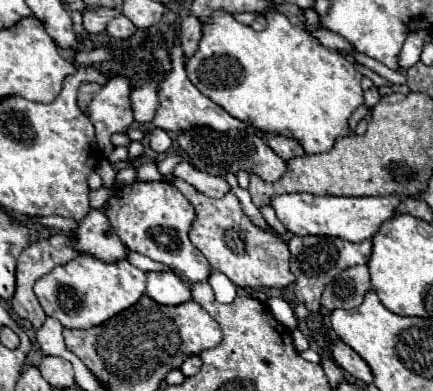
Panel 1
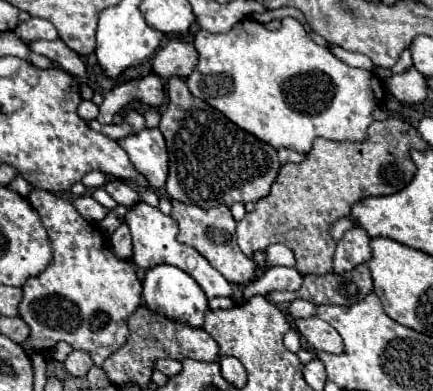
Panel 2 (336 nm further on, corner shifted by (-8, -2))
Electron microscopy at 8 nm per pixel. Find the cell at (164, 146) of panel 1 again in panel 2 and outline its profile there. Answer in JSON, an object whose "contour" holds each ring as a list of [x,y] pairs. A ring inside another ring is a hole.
{"contour":[[[144,129],[136,135],[120,139],[118,143],[128,153],[134,167],[148,177],[150,187],[164,187],[168,177],[168,151],[158,129]]]}

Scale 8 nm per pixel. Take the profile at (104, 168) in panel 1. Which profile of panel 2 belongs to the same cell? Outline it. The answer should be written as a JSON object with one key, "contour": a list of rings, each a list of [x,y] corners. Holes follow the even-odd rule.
{"contour":[[[103,187],[95,189],[92,196],[96,201],[108,209],[113,209],[118,206],[118,204],[113,200],[113,198],[106,192]]]}

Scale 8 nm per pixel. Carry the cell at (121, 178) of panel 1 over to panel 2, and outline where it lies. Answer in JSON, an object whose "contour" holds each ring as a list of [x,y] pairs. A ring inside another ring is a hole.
{"contour":[[[110,179],[110,181],[104,185],[104,189],[106,189],[120,205],[132,207],[132,205],[136,205],[136,203],[140,201],[138,191],[136,191],[130,183],[120,181],[120,179]]]}

